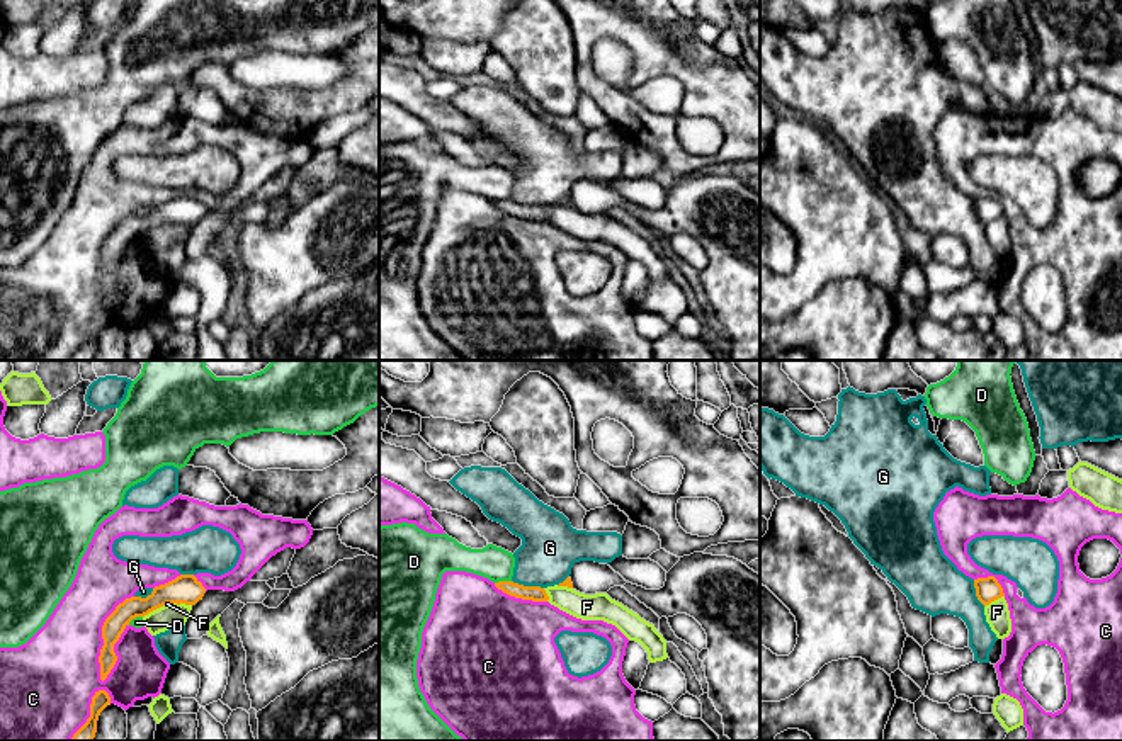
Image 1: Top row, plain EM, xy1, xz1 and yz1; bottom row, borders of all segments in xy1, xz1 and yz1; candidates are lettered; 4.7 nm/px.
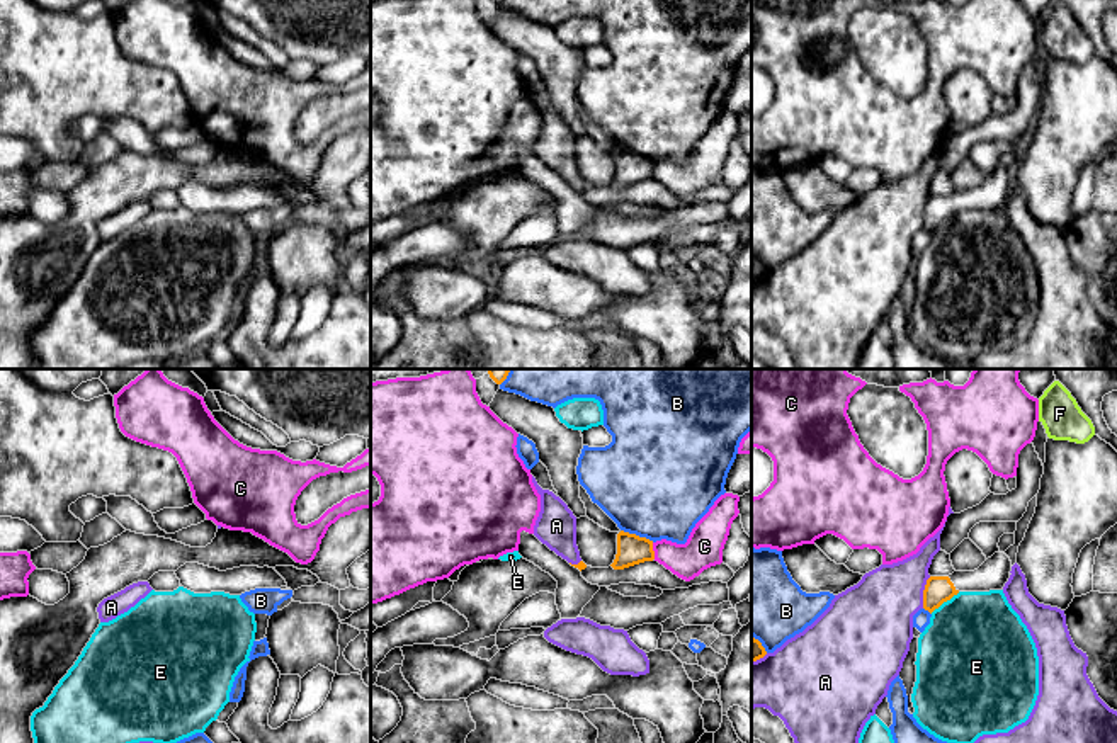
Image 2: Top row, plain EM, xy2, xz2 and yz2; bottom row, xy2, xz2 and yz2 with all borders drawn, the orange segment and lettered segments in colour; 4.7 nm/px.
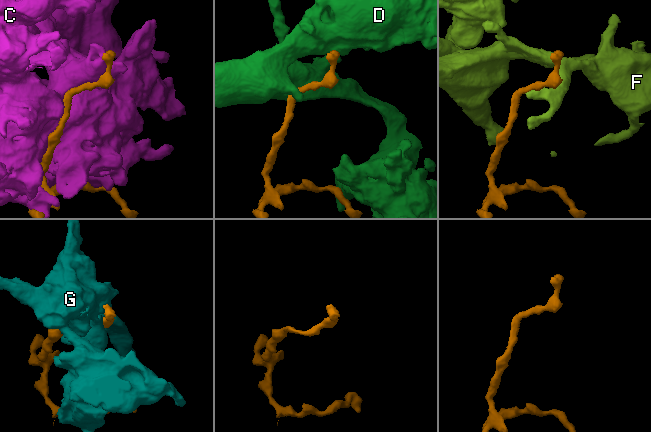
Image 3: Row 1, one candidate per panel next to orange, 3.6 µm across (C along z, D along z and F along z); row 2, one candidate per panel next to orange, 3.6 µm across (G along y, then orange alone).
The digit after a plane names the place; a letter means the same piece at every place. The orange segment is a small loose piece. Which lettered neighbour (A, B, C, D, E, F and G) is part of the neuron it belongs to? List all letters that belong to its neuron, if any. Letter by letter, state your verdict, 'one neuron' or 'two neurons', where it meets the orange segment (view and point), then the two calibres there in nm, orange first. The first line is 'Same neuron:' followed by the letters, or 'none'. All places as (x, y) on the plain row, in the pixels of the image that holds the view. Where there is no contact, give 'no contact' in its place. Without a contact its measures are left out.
Same neuron: none
A: two neurons; contact yz2 (924, 211); calibres 130 and 340 nm
B: two neurons; contact xz2 (638, 155); calibres 140 and 500 nm
C: two neurons; contact xy1 (102, 255); calibres 100 and 380 nm
D: two neurons; contact xz1 (502, 201); calibres 80 and 160 nm
E: two neurons; contact yz2 (944, 220); calibres 130 and 480 nm
F: two neurons; contact xy1 (167, 221); calibres 140 and 110 nm
G: two neurons; contact xz1 (527, 206); calibres 80 and 280 nm

